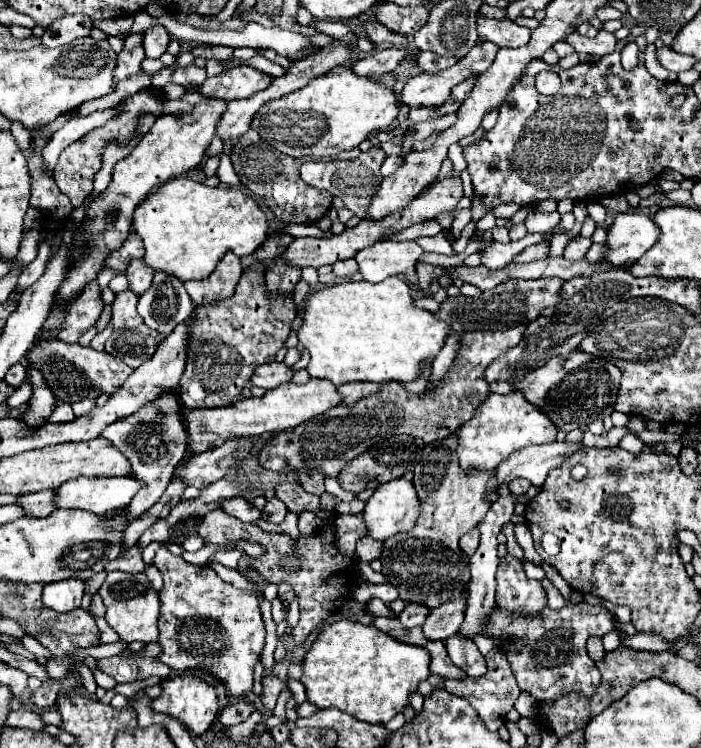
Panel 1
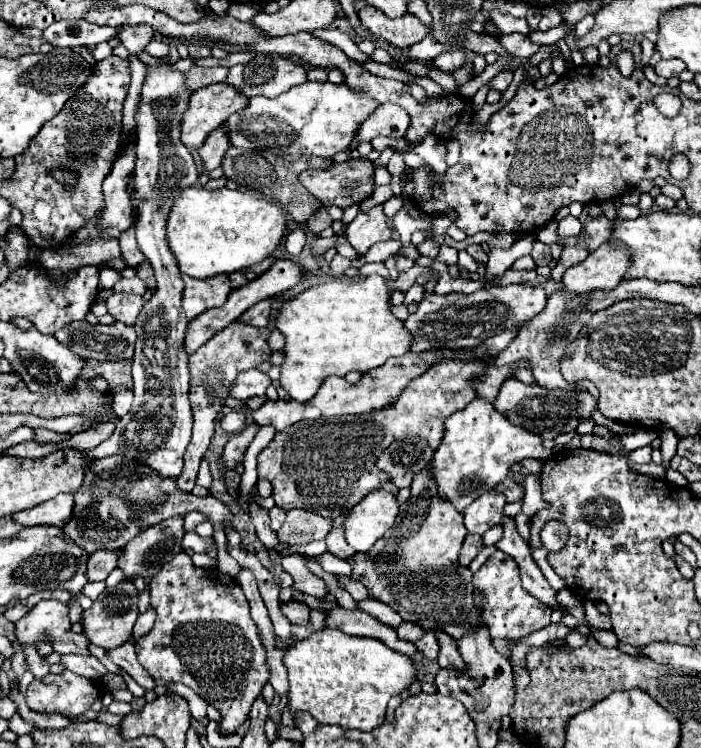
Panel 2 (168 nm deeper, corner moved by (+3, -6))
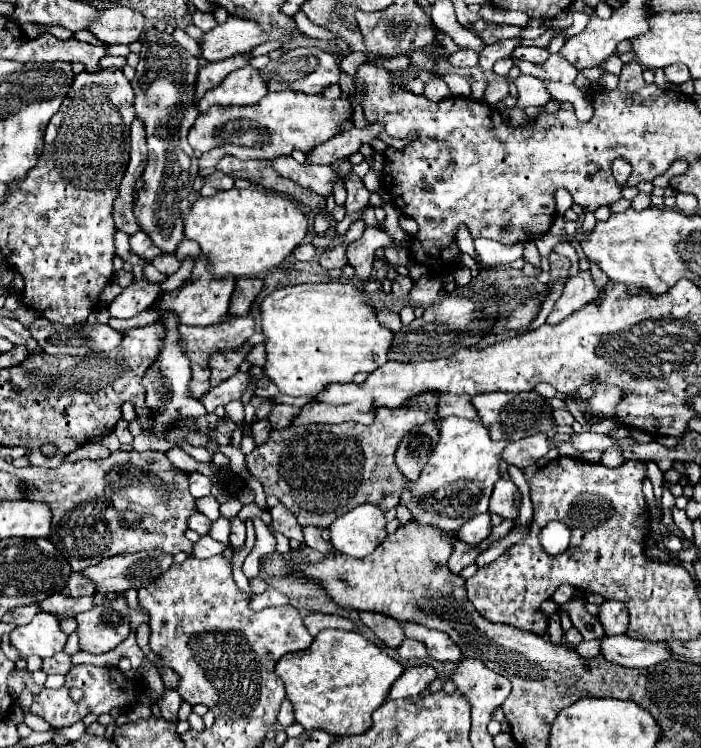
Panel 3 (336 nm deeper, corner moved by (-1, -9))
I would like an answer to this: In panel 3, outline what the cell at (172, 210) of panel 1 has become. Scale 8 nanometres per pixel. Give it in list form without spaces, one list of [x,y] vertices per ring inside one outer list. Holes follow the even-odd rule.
[[[257,187],[219,191],[211,197],[199,197],[193,211],[185,217],[185,237],[201,245],[209,257],[209,269],[215,275],[263,277],[277,267],[309,233],[307,215],[291,199],[265,193]]]

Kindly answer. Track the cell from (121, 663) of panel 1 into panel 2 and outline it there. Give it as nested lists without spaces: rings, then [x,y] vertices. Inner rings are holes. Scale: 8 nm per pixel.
[[[69,654],[69,656],[61,656],[61,664],[75,672],[75,674],[81,674],[89,680],[99,680],[107,674],[107,668],[95,658],[95,656],[75,656],[75,654]]]

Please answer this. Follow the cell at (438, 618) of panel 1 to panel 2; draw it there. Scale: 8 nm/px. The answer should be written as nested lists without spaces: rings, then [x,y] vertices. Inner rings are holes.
[[[427,630],[423,634],[423,638],[419,642],[415,642],[415,646],[419,648],[419,652],[429,658],[429,660],[435,660],[437,654],[439,654],[439,642],[437,642],[437,636],[435,636],[437,630]]]

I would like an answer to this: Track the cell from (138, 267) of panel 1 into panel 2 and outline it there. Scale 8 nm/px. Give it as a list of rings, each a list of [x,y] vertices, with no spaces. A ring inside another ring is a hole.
[[[145,260],[145,262],[141,262],[135,270],[137,270],[137,278],[141,278],[141,280],[145,282],[147,290],[153,292],[153,290],[155,290],[155,276],[153,276],[153,268],[151,268],[151,264]]]

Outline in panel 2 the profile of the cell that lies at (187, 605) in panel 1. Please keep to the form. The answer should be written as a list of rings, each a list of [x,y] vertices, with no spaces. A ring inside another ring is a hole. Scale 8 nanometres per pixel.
[[[177,554],[171,562],[151,580],[151,604],[157,610],[155,626],[149,634],[135,638],[137,658],[149,672],[155,684],[165,686],[169,682],[181,682],[197,692],[207,704],[213,704],[223,716],[223,732],[235,732],[249,716],[249,708],[261,694],[263,684],[269,680],[269,668],[265,662],[265,650],[259,640],[259,630],[249,616],[249,602],[235,578],[221,574],[213,568],[193,566],[187,554]]]

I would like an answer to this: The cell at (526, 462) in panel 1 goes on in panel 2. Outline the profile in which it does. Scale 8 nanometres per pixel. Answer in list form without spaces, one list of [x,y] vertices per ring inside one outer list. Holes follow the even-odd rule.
[[[491,488],[487,494],[479,496],[465,508],[465,526],[469,534],[485,534],[491,526],[503,524],[503,506],[505,506],[505,494],[497,492],[497,488]]]

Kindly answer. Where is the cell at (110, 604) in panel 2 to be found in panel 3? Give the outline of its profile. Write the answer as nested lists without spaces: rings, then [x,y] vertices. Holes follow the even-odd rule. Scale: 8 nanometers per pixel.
[[[125,597],[93,607],[89,611],[81,611],[75,615],[75,621],[81,651],[93,655],[115,649],[131,633],[129,607]]]

